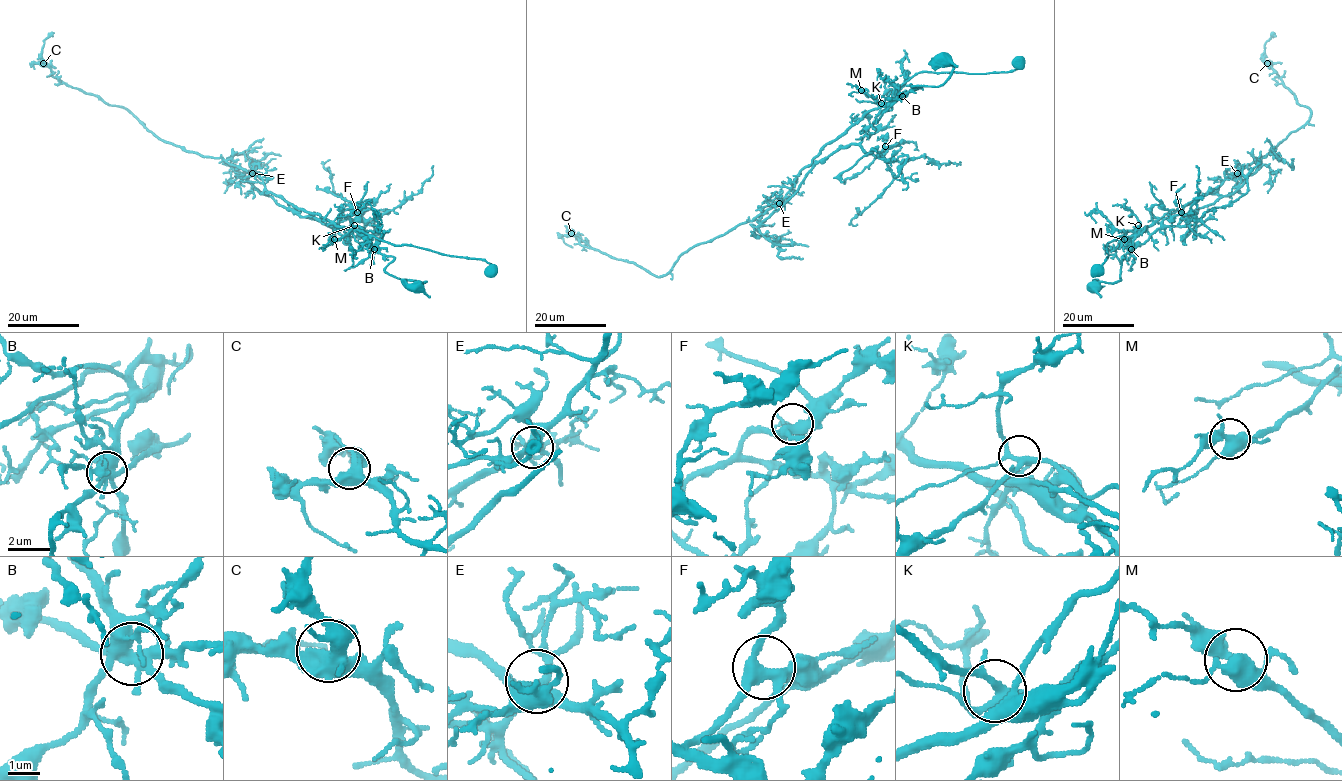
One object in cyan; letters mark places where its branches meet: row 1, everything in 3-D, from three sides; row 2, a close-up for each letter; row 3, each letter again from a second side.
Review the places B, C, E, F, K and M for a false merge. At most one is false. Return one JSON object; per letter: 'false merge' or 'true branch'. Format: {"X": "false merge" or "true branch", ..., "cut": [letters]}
{"B": "false merge", "C": "true branch", "E": "true branch", "F": "true branch", "K": "true branch", "M": "true branch", "cut": ["B"]}

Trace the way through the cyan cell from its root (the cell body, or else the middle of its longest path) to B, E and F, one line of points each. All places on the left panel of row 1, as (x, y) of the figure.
B: (416, 287), (425, 282), (401, 280), (389, 274), (384, 269), (394, 258), (374, 248)
E: (416, 287), (425, 282), (385, 271), (394, 258), (366, 237), (297, 209), (252, 173)
F: (416, 287), (425, 282), (389, 274), (384, 269), (392, 256), (360, 244), (347, 229), (333, 226), (357, 212)

